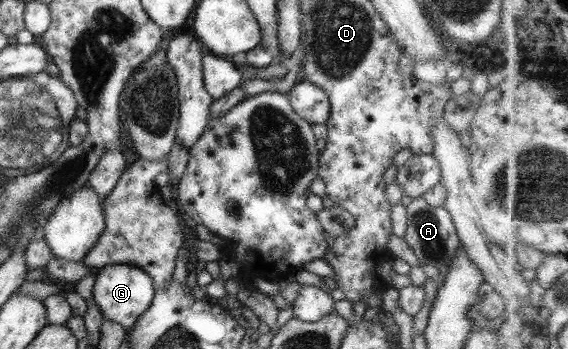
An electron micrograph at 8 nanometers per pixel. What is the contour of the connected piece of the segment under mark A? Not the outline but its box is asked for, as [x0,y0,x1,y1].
[403,197,460,267]

